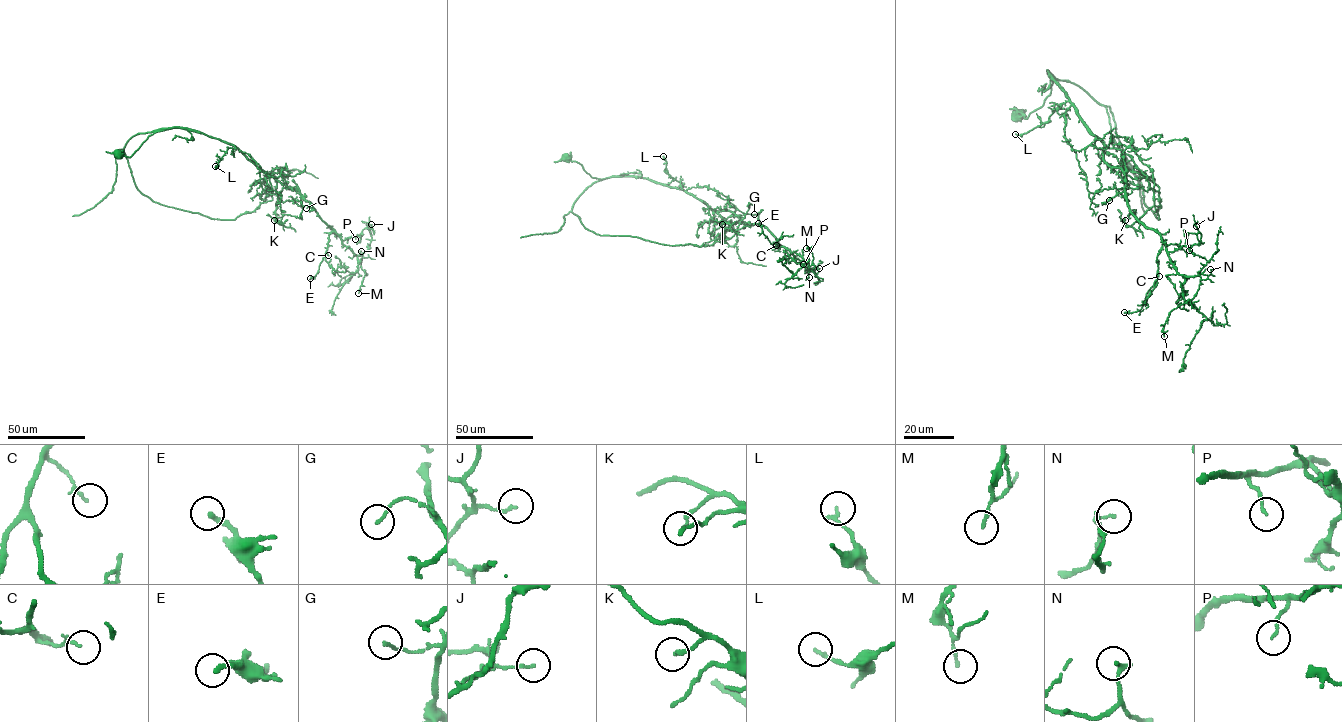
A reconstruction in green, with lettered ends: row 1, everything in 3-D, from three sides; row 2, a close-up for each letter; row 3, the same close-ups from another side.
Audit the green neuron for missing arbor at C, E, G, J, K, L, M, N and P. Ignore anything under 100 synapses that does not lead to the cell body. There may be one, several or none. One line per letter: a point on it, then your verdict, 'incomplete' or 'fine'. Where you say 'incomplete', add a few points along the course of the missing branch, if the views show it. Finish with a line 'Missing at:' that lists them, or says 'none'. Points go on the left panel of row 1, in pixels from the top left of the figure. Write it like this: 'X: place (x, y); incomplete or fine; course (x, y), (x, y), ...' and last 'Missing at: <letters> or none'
C: place (328, 255); fine
E: place (310, 278); fine
G: place (306, 208); fine
J: place (371, 224); fine
K: place (274, 220); fine
L: place (215, 166); fine
M: place (358, 293); fine
N: place (361, 251); fine
P: place (355, 239); fine
Missing at: none

